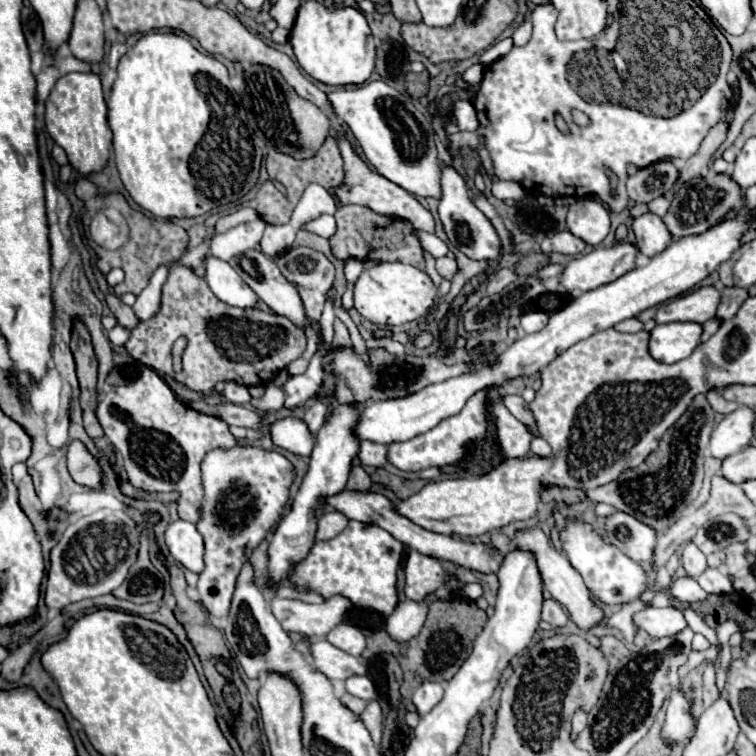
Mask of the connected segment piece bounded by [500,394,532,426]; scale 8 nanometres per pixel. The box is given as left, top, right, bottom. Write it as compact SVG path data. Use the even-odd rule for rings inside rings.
M506 394L500 400L520 422L524 422L526 426L532 426L532 414L528 414L528 404L522 400L522 396L518 396L518 394Z

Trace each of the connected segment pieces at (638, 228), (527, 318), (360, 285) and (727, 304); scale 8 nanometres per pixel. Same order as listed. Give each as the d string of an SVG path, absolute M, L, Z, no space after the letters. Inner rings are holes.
M646 212L638 218L634 218L632 230L636 234L636 244L638 244L640 252L646 256L660 254L672 242L672 236L668 234L662 218L652 212Z
M528 312L522 316L522 332L526 334L532 334L532 332L538 332L542 330L544 326L548 324L548 314L546 312Z
M380 262L362 270L354 284L354 308L374 324L400 326L422 318L436 304L438 288L432 284L424 270L402 262Z
M722 288L722 302L718 306L716 318L722 318L722 320L732 318L746 298L748 298L748 290L744 288Z

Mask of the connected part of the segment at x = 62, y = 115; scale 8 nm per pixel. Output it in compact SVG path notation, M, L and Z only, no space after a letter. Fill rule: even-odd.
M70 72L56 80L46 102L46 130L54 142L64 148L70 166L80 174L98 174L108 166L112 132L108 126L108 106L98 74Z

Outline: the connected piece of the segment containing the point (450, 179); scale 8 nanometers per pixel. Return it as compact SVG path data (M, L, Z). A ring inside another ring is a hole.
M440 162L440 186L442 186L442 198L438 206L440 220L444 224L444 230L448 234L450 246L458 248L462 254L466 254L472 260L494 260L500 254L500 238L490 224L490 220L474 206L474 202L468 196L464 178L456 172L454 166L446 166Z

